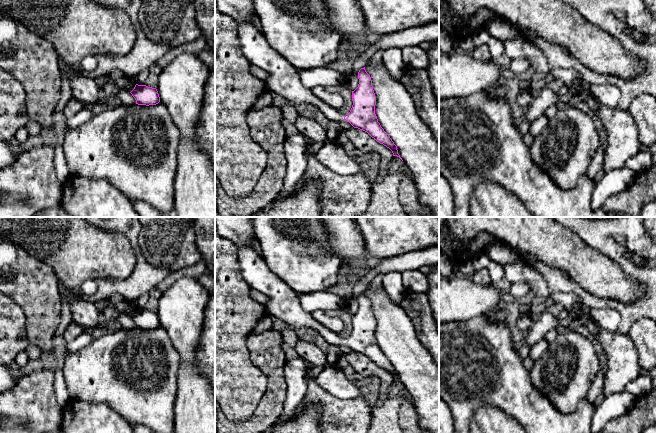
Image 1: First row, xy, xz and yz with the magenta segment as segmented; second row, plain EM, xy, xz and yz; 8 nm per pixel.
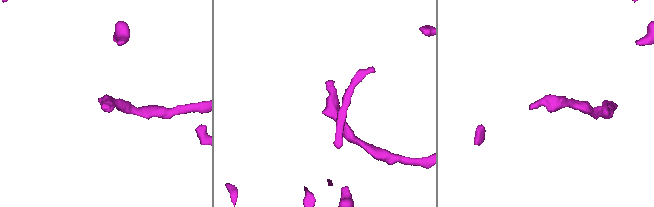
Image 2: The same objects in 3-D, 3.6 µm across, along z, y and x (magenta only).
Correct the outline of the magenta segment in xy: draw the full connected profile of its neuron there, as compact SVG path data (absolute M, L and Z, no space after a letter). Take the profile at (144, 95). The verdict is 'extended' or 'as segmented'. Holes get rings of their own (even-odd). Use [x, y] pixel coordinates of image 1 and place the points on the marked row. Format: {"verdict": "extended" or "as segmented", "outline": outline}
{"verdict": "as segmented", "outline": "M136 84L130 93L135 98L136 104L138 105L149 106L156 105L160 102L160 97L156 88Z"}

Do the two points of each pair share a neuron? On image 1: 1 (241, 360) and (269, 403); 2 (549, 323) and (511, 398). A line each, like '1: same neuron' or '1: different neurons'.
1: different neurons
2: different neurons

